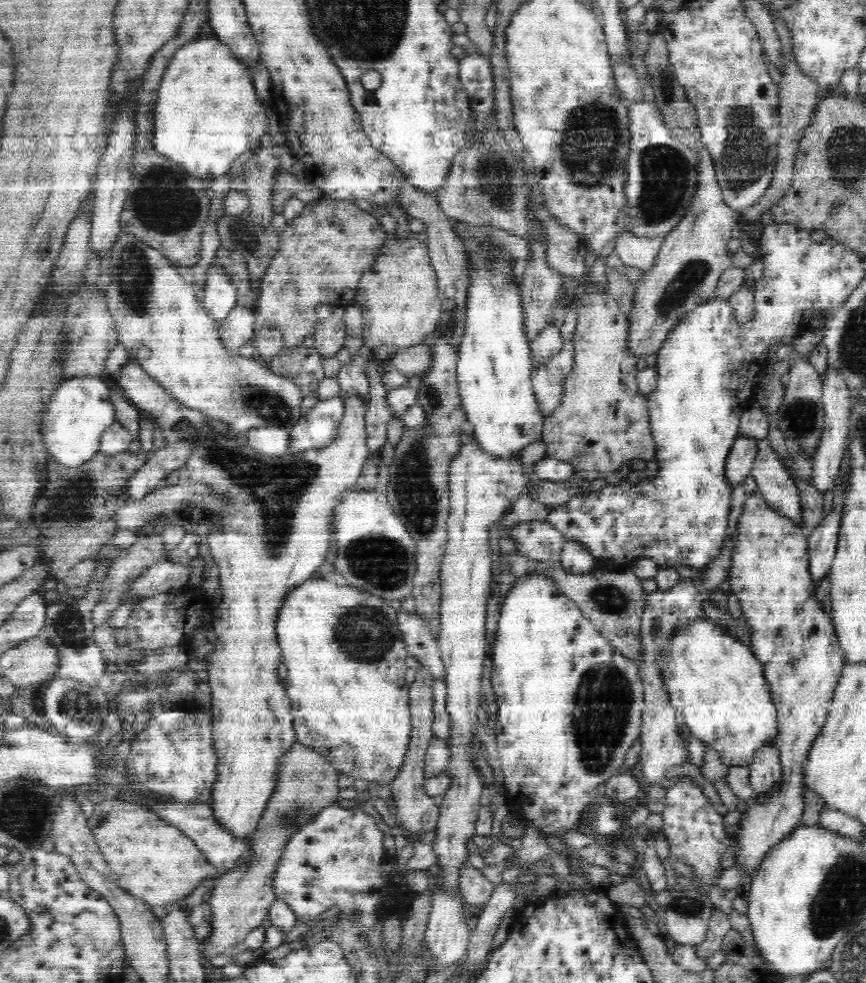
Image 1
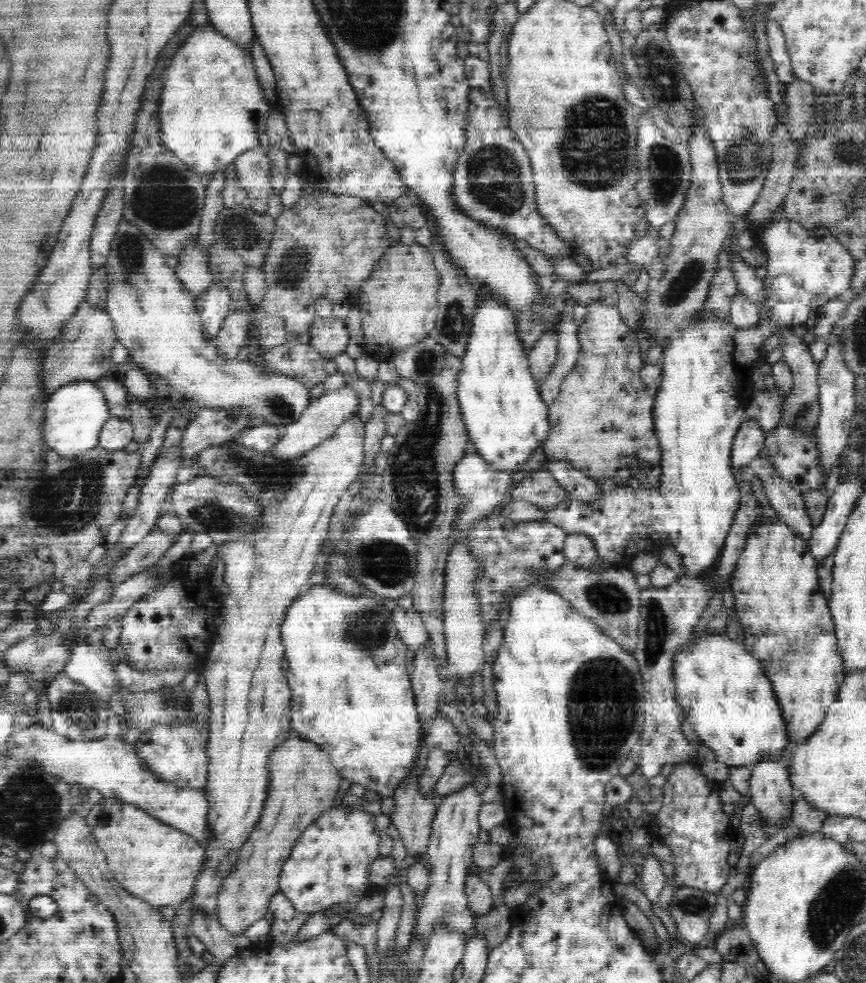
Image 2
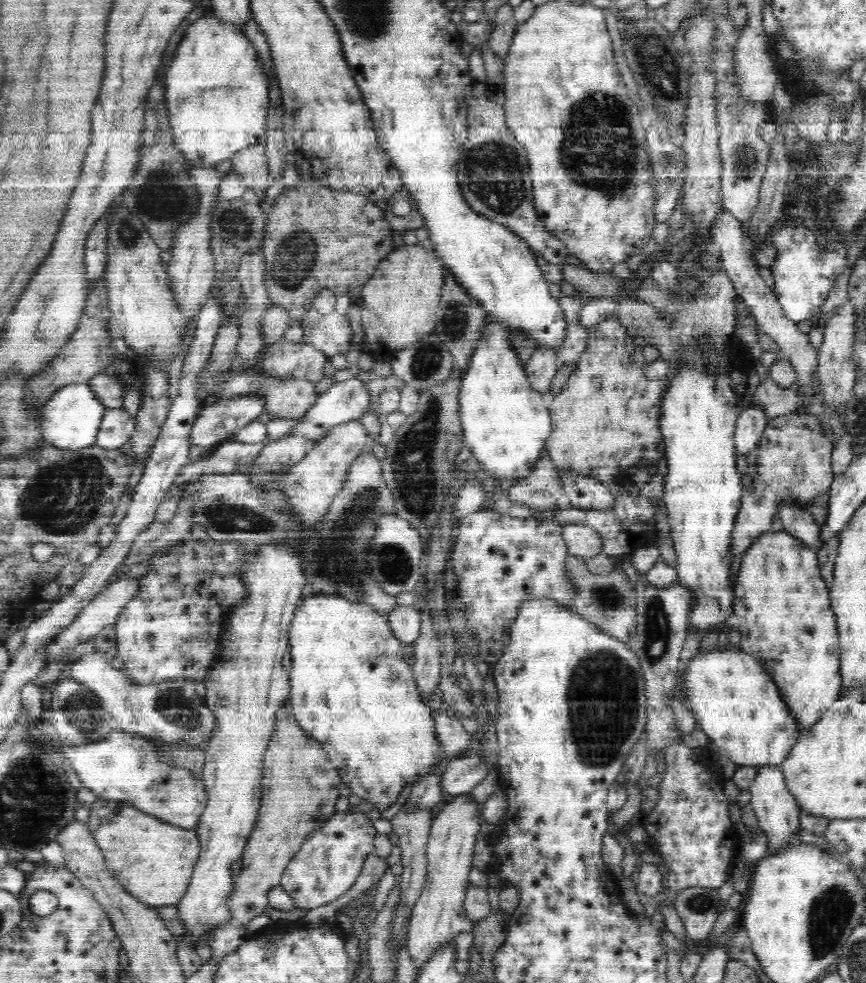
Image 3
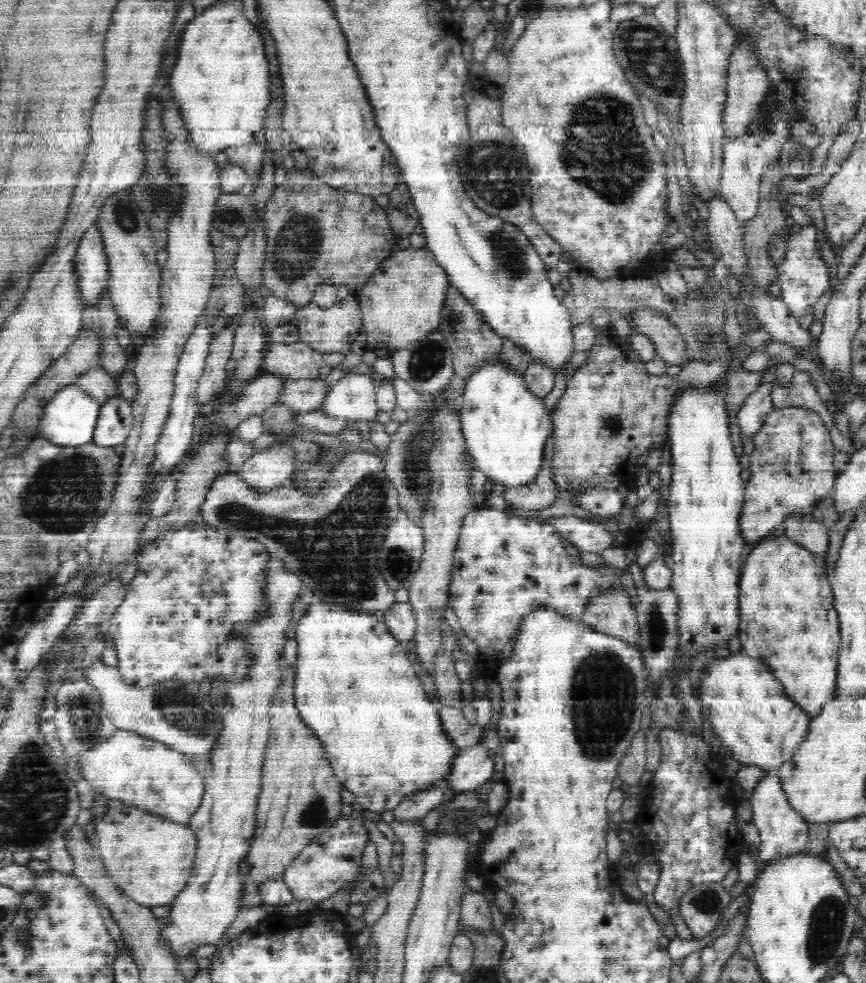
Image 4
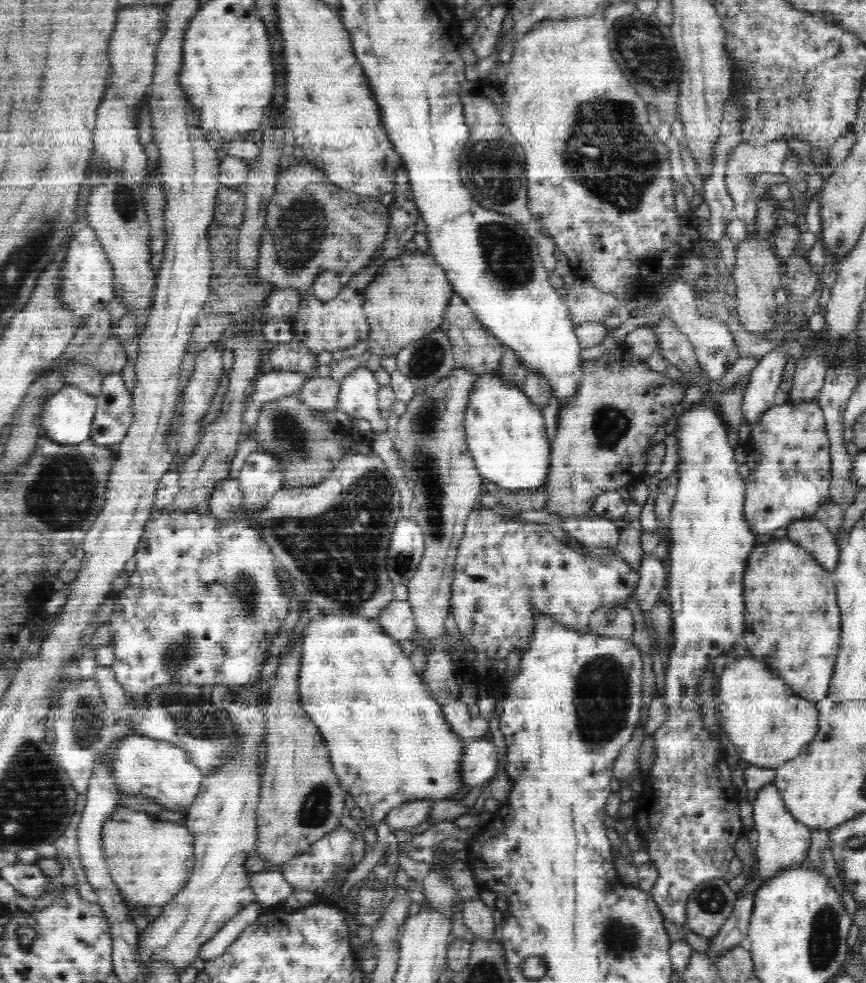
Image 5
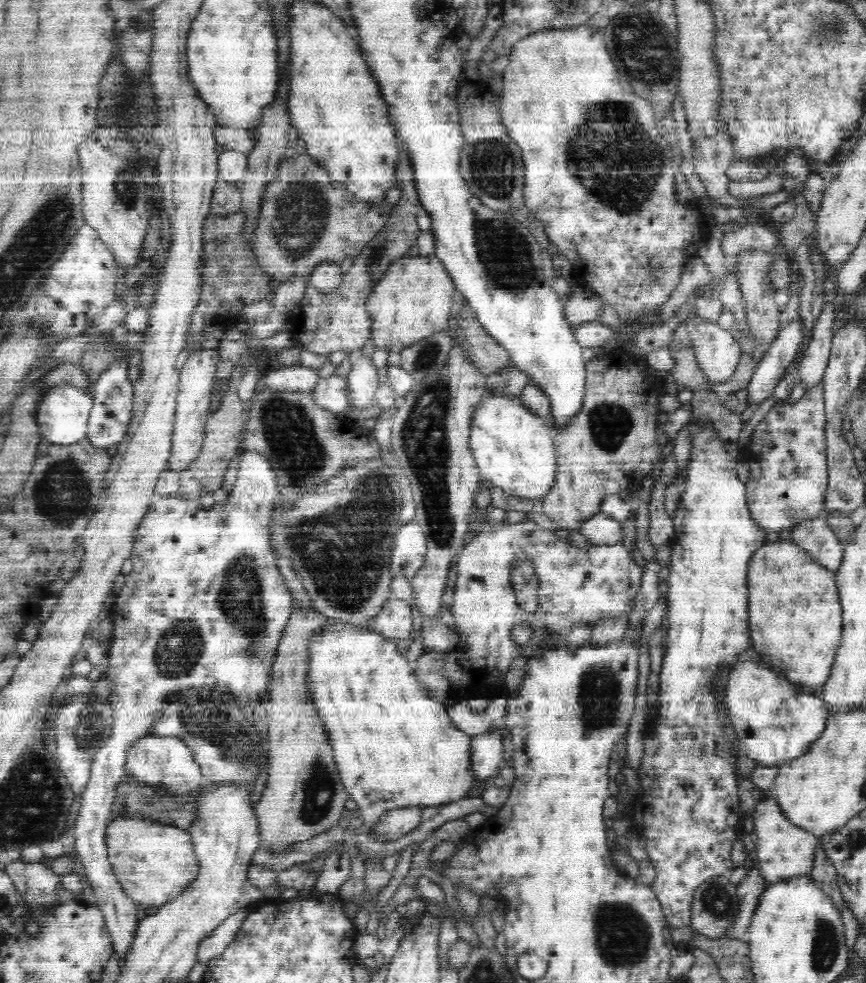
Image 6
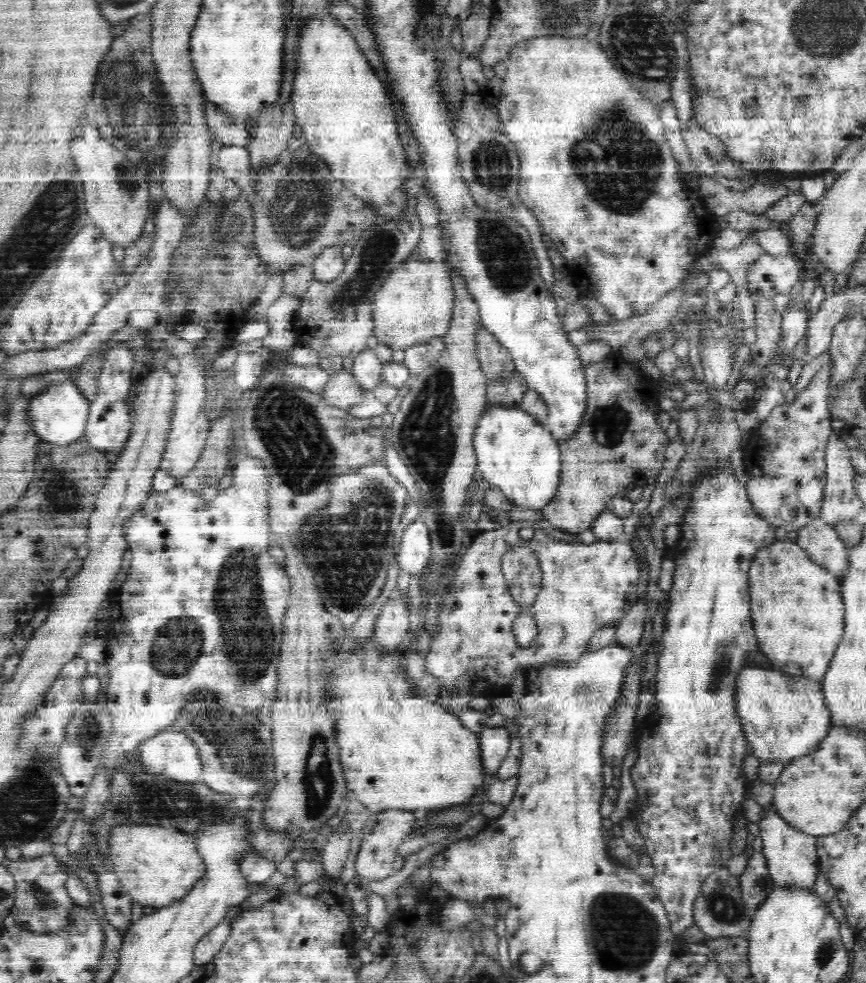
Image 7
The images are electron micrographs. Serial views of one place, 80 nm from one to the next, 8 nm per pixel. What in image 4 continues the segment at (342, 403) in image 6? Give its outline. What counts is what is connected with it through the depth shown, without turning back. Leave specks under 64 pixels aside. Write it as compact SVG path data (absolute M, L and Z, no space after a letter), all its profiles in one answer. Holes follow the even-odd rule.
M320 378L296 380L288 384L280 401L300 413L322 410L332 388L326 380Z

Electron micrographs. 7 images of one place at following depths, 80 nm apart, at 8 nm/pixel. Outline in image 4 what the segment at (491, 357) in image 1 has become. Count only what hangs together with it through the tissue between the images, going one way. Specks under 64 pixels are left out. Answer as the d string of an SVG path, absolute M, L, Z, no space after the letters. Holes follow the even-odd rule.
M500 360L497 363L488 363L476 371L468 381L468 389L464 393L461 402L463 403L461 412L461 427L464 433L465 440L467 442L468 452L473 456L473 460L476 462L478 470L480 470L482 478L486 478L489 483L503 484L506 488L518 488L523 486L530 486L539 477L540 471L543 469L545 464L544 459L544 446L546 446L546 438L553 430L553 425L551 424L551 417L549 411L546 409L542 400L538 397L532 395L528 389L526 389L525 381L522 376L512 373L510 369L506 369Z

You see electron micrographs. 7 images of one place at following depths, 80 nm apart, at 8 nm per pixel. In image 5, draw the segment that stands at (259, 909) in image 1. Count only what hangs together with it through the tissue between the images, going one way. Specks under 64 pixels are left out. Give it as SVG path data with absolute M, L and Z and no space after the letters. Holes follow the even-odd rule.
M307 627L296 642L291 642L291 633L290 642L280 654L276 682L269 688L264 708L267 719L264 730L267 753L257 803L259 844L255 853L270 864L286 865L323 836L337 829L347 795L333 769L322 731L303 706L299 682L306 630Z

